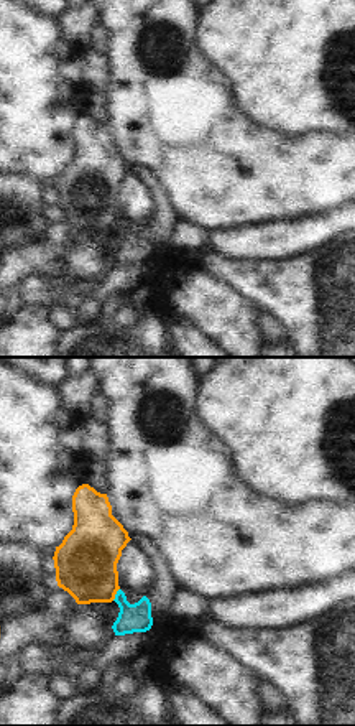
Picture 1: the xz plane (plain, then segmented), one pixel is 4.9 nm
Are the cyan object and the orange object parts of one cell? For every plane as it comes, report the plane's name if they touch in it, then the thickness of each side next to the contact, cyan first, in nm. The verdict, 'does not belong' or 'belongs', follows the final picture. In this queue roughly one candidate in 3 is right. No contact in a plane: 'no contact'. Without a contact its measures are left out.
xz | 140/300 nm

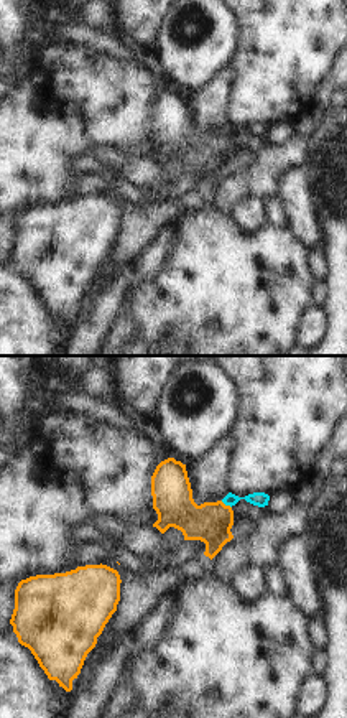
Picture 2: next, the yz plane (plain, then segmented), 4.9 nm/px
yz | 70/200 nm

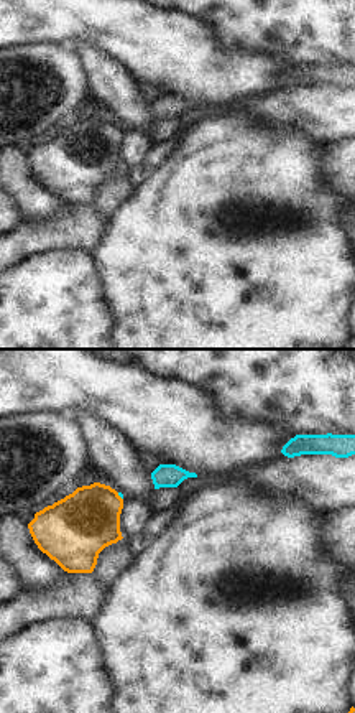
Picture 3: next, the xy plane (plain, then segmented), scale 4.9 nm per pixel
xy | 20/320 nm

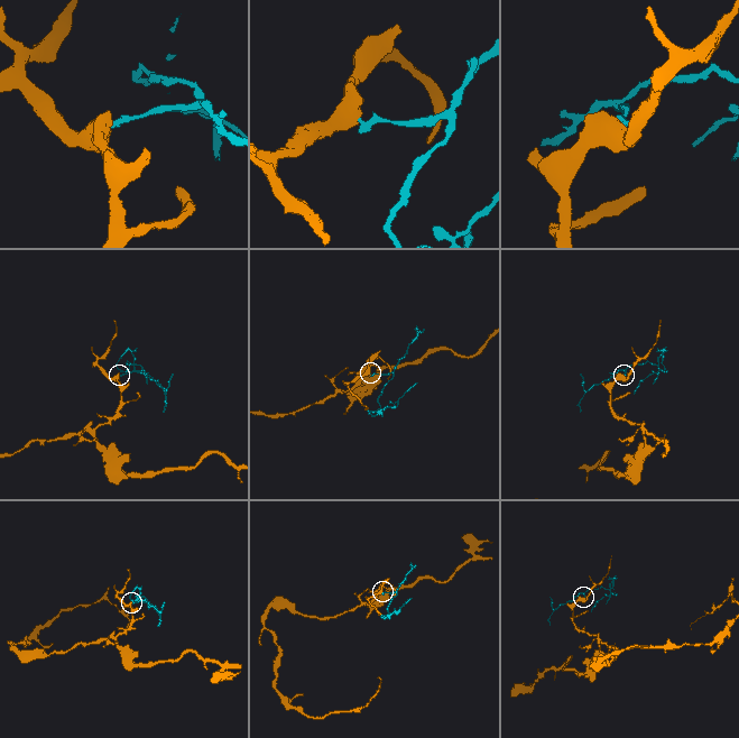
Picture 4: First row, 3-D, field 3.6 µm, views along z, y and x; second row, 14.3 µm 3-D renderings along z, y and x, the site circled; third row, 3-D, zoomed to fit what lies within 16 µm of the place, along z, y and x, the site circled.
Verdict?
does not belong

